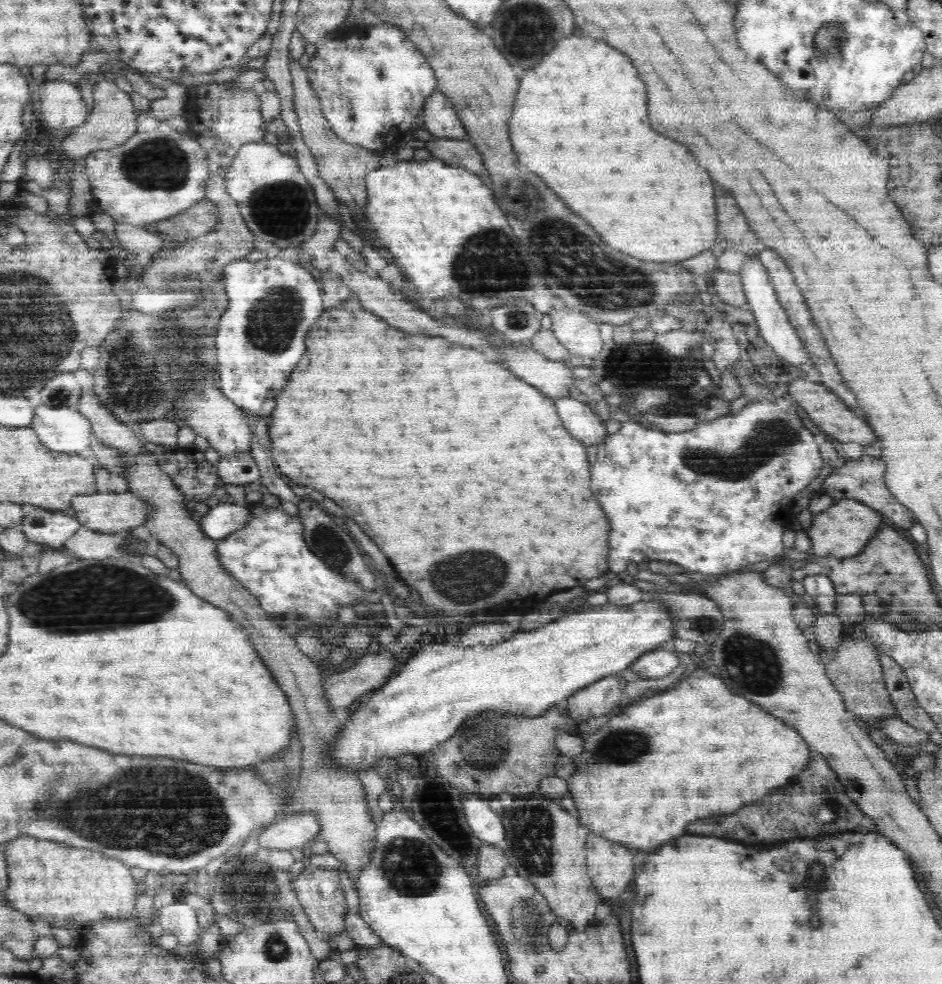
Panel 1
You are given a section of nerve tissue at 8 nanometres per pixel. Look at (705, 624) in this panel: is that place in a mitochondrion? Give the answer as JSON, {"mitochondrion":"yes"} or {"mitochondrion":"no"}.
{"mitochondrion":"yes"}

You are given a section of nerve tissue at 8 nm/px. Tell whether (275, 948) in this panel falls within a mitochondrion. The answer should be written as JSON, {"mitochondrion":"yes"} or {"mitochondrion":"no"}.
{"mitochondrion":"yes"}

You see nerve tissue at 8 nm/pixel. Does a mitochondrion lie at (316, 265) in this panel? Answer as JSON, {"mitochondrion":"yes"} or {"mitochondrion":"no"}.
{"mitochondrion":"no"}

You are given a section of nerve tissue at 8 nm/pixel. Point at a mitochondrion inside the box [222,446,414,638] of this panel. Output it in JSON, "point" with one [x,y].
{"point":[330,543]}

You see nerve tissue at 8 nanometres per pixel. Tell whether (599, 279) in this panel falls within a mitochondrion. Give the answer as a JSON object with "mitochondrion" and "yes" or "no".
{"mitochondrion":"yes"}

